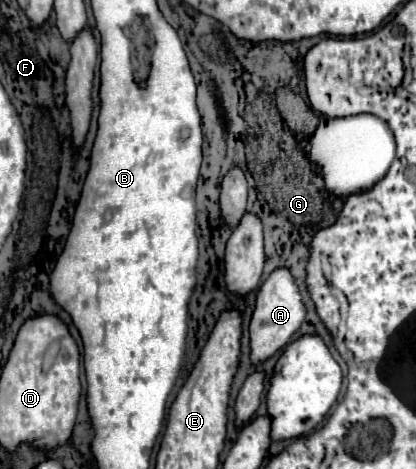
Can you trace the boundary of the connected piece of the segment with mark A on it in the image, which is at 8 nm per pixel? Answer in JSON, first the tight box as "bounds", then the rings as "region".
{"bounds":[251,268,307,364],"region":[[[277,268],[271,272],[271,276],[263,282],[257,302],[255,302],[255,312],[251,318],[251,362],[259,364],[273,356],[277,350],[285,348],[291,336],[301,328],[303,320],[307,316],[307,308],[303,302],[303,296],[299,292],[299,286],[289,272],[289,268]]]}

